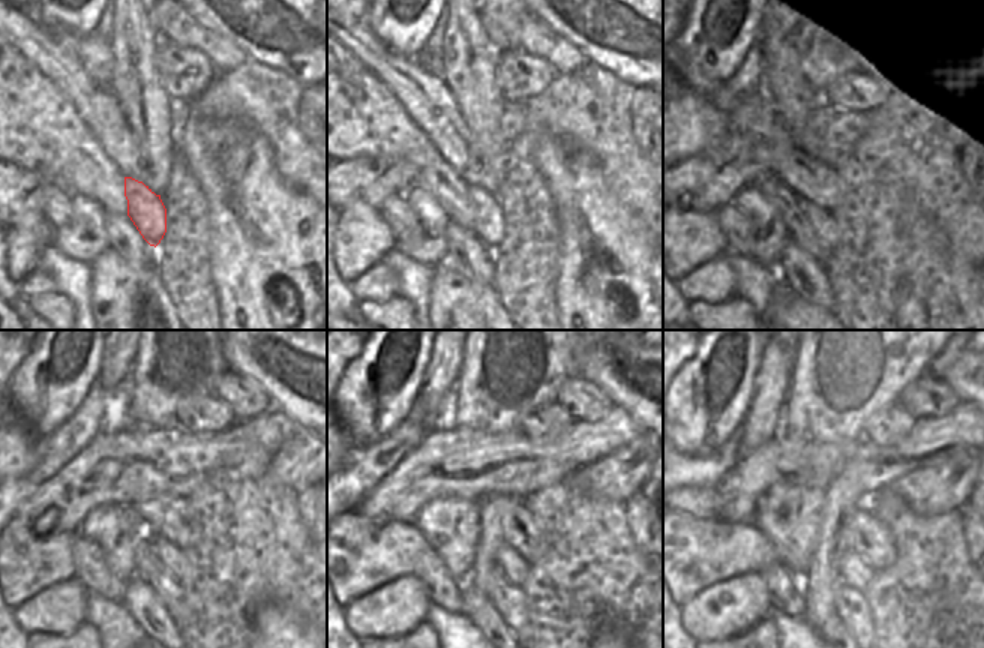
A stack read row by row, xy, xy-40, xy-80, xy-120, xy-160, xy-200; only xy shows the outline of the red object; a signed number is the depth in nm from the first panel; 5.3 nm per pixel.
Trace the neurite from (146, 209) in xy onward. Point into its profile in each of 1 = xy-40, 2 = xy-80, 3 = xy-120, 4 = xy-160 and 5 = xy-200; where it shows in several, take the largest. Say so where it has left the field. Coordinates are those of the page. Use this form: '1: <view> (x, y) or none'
1: xy-40 (489, 225)
2: xy-80 (831, 233)
3: xy-120 (171, 557)
4: xy-160 (513, 566)
5: xy-200 (855, 573)

